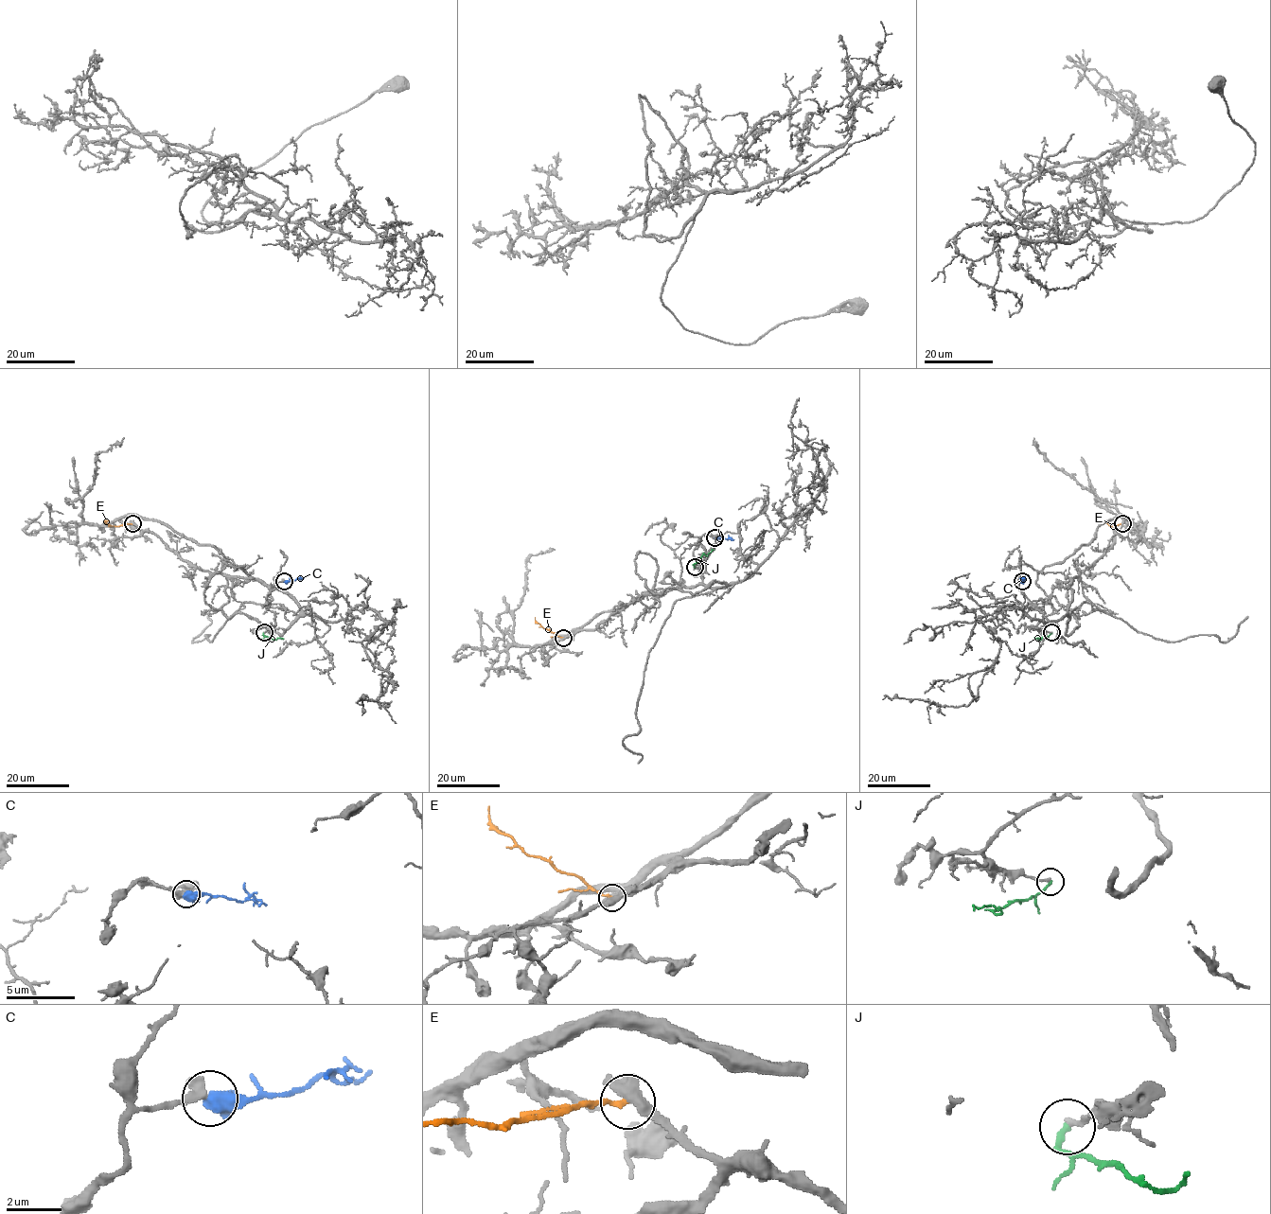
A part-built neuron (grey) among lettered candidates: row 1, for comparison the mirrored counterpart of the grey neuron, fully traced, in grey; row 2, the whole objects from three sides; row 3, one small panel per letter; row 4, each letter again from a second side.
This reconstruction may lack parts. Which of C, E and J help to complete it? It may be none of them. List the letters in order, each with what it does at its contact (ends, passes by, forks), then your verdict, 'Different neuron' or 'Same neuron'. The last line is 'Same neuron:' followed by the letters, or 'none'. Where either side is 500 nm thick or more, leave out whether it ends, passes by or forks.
C: Same neuron
E: Different neuron
J: It ends there. Different neuron
Same neuron: C

